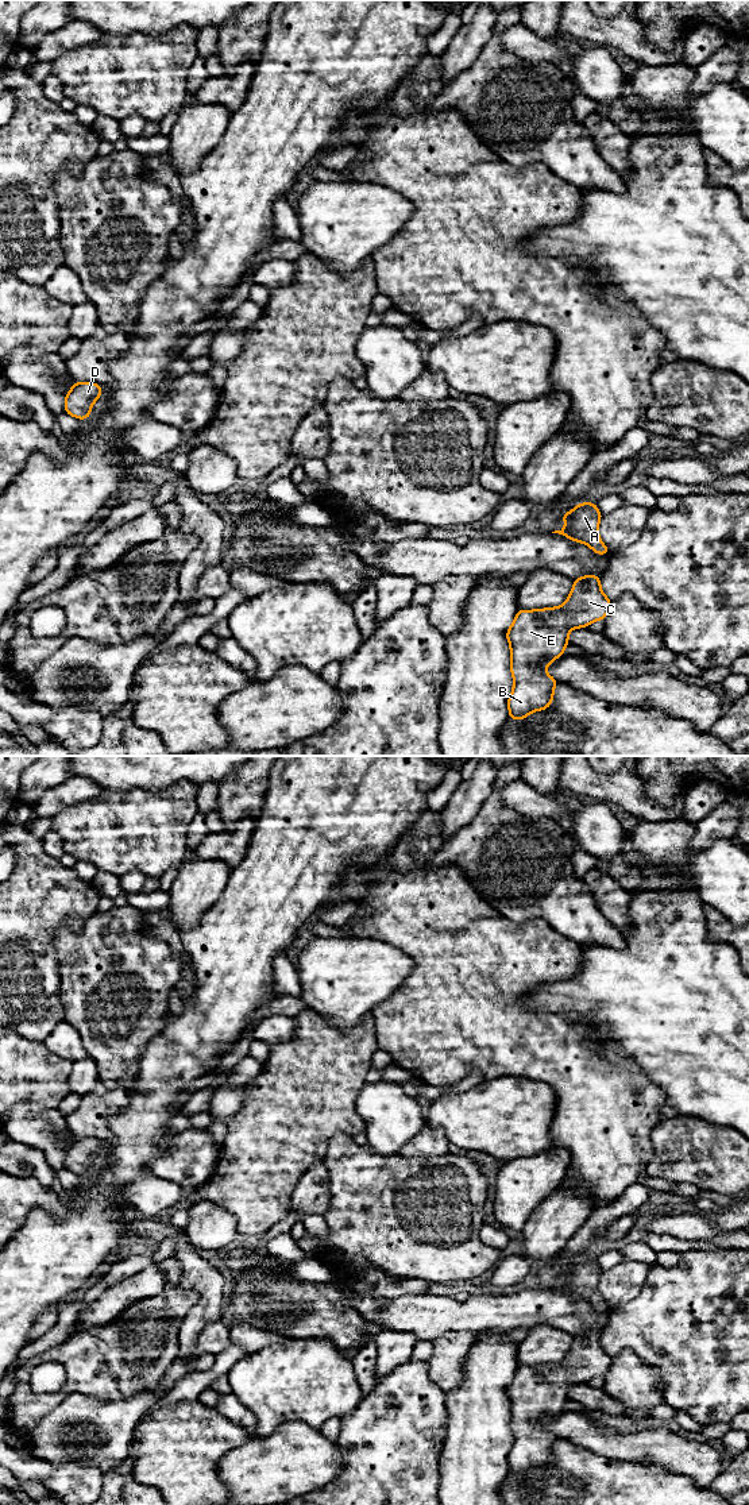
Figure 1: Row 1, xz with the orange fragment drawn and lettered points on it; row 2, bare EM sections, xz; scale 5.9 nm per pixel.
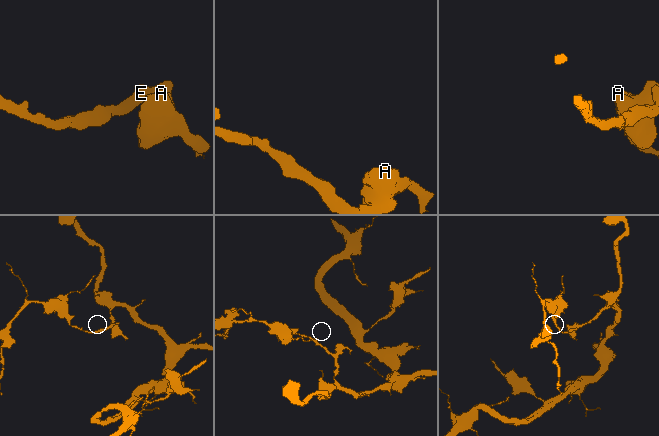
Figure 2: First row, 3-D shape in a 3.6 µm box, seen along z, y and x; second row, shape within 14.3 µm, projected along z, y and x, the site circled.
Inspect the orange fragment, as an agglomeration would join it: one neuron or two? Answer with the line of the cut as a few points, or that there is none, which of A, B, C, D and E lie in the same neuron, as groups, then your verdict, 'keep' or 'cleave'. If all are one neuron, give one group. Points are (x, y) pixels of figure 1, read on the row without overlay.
no cut | A B C D E | keep

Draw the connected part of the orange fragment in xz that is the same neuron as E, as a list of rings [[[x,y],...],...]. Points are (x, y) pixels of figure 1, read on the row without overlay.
[[[584,1331],[574,1336],[572,1346],[561,1362],[517,1367],[506,1388],[511,1411],[510,1428],[514,1436],[507,1455],[510,1475],[525,1475],[528,1470],[551,1462],[557,1438],[544,1425],[564,1409],[571,1385],[587,1384],[594,1377],[603,1377],[610,1365],[611,1357],[602,1348],[601,1332]]]

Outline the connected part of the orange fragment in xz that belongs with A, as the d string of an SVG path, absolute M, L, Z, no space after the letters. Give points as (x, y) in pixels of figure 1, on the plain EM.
M594 1258L579 1259L571 1267L560 1270L567 1281L561 1286L552 1289L559 1289L576 1298L587 1300L597 1311L607 1311L610 1305L602 1298L598 1290L602 1271Z

